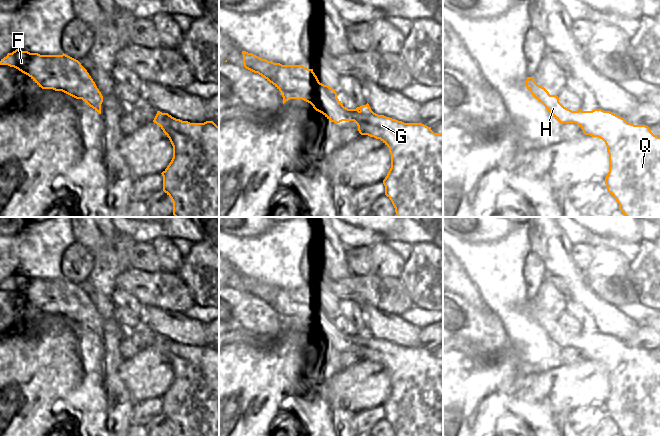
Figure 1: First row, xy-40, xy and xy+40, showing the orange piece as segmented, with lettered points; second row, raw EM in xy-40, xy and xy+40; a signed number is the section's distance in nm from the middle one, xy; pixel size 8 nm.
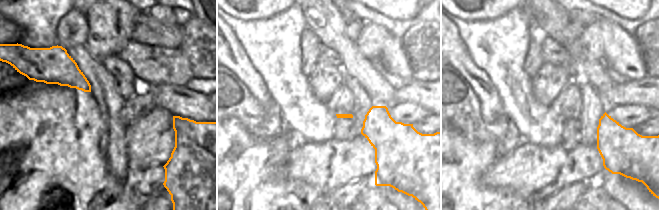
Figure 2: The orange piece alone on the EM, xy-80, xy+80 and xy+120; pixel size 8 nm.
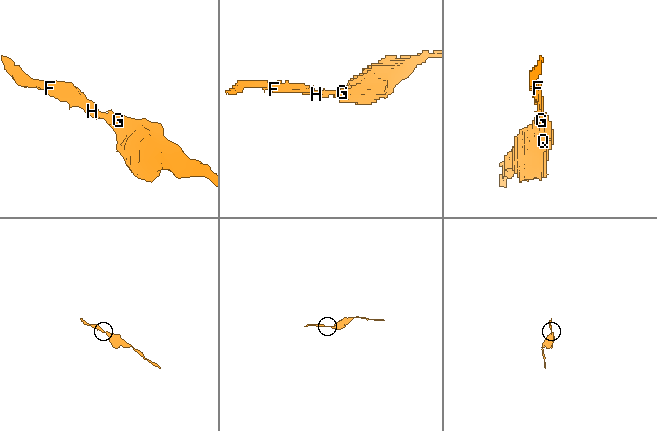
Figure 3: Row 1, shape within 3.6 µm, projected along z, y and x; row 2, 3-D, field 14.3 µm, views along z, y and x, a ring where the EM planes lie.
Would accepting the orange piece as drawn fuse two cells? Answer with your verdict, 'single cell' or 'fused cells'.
single cell

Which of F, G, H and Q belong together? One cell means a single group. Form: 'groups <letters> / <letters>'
groups F G H Q

